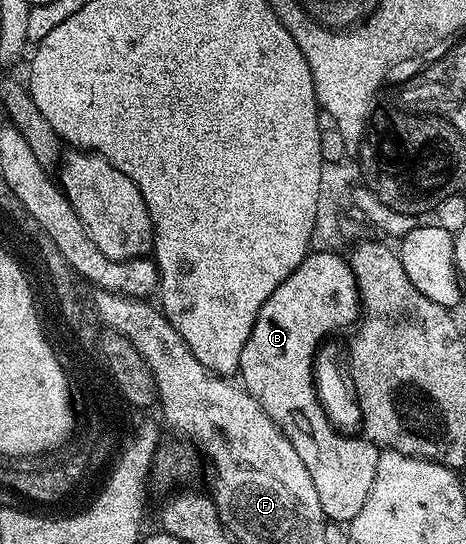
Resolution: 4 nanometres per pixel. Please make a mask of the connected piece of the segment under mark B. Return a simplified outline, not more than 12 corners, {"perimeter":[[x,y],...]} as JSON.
{"perimeter":[[309,251],[266,298],[238,376],[351,522],[381,449],[323,408],[313,361],[362,311],[351,263]]}

